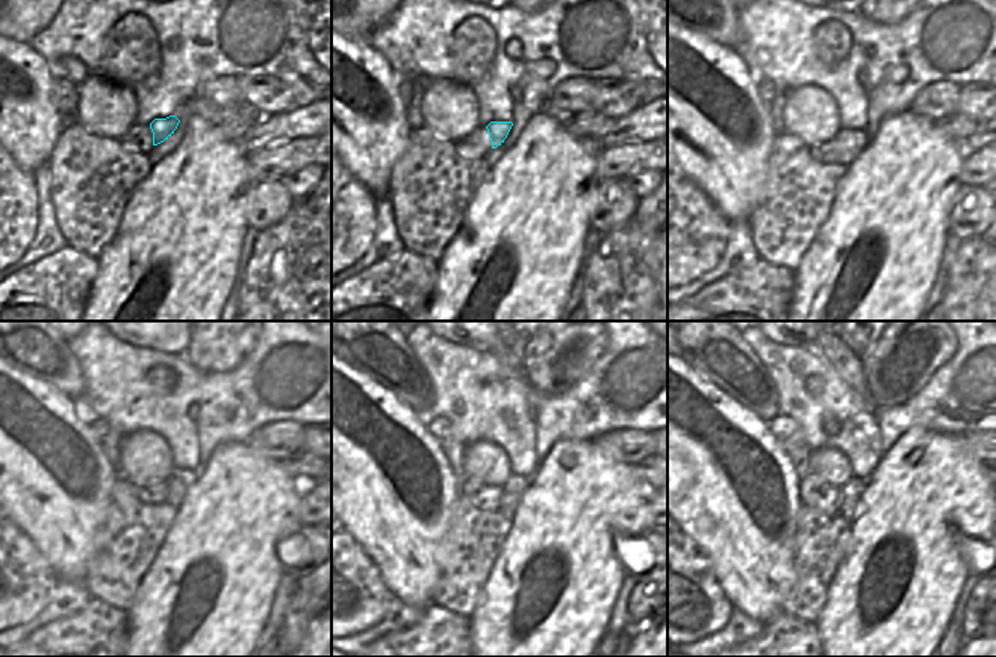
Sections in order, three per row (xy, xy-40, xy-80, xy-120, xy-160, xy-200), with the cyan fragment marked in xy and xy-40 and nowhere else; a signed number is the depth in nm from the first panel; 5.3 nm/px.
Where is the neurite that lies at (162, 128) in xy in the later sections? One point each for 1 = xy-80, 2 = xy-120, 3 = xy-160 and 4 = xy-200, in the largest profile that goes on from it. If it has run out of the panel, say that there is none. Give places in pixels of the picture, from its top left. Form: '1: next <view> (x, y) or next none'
1: next xy-80 (848, 143)
2: next xy-120 (180, 480)
3: next xy-160 (515, 486)
4: next xy-200 (851, 492)

